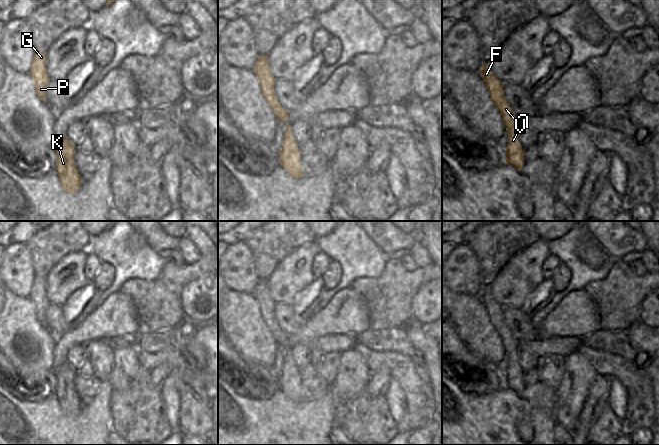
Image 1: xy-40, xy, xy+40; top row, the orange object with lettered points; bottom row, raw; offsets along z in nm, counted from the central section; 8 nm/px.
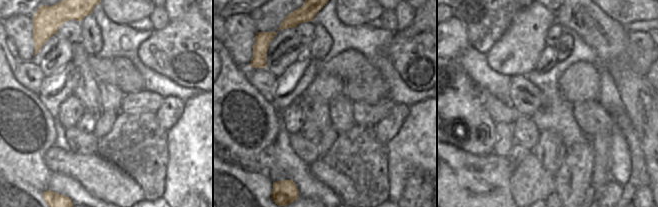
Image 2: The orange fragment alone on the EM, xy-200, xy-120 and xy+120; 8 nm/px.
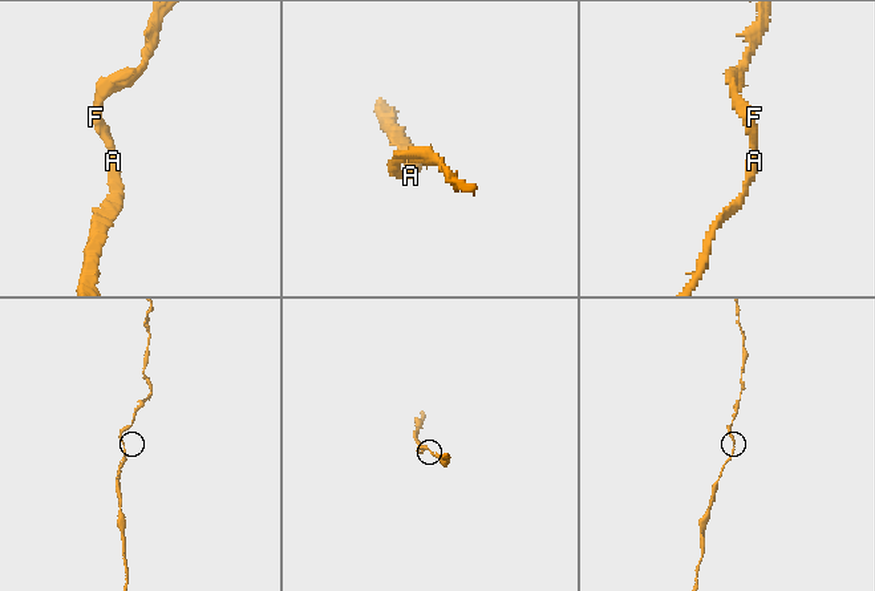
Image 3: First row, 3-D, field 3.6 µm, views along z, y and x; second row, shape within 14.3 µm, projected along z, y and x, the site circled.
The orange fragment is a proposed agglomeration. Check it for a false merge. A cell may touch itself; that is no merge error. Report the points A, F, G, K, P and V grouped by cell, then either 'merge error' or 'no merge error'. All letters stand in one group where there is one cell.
A F G K P V | no merge error

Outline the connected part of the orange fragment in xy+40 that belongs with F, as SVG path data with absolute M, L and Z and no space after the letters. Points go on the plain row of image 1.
M482 288L480 299L488 313L490 323L502 339L504 352L508 356L508 369L504 387L513 390L520 396L524 389L524 372L518 363L514 335L504 321L502 306L490 295L488 288Z

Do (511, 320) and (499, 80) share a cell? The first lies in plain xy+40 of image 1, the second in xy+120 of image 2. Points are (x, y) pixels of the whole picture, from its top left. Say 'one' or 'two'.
two

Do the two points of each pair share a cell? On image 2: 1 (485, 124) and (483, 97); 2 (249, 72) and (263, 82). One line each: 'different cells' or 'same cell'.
1: different cells
2: same cell

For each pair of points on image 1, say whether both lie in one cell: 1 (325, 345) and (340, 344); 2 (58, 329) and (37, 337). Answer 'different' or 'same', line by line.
1: same
2: different

